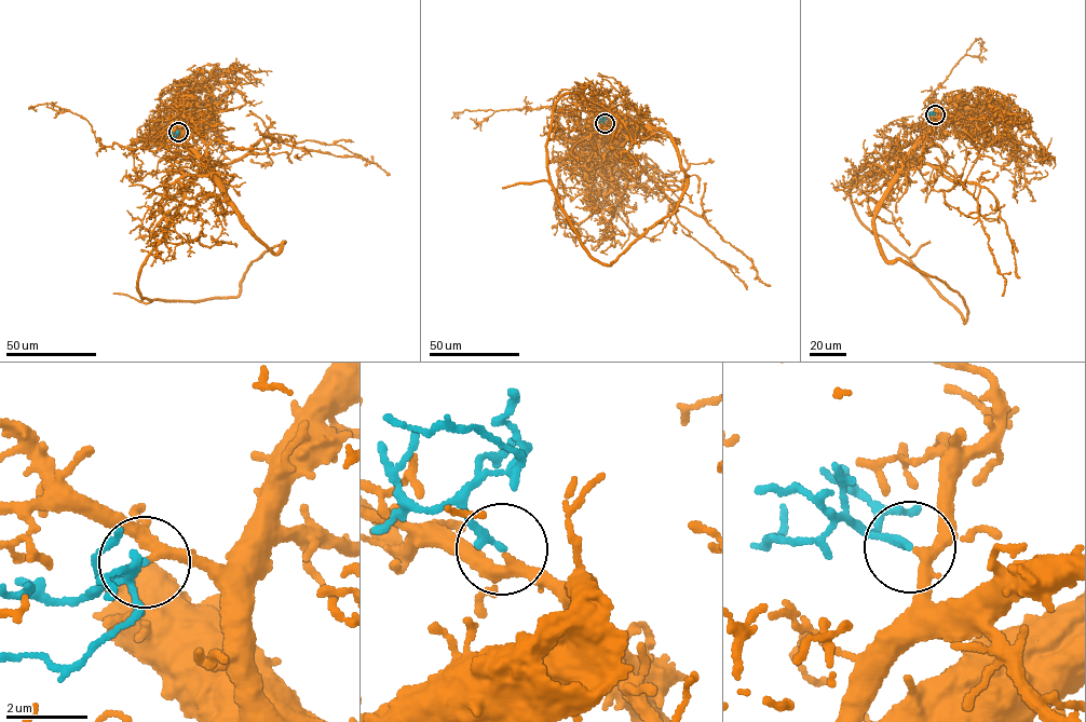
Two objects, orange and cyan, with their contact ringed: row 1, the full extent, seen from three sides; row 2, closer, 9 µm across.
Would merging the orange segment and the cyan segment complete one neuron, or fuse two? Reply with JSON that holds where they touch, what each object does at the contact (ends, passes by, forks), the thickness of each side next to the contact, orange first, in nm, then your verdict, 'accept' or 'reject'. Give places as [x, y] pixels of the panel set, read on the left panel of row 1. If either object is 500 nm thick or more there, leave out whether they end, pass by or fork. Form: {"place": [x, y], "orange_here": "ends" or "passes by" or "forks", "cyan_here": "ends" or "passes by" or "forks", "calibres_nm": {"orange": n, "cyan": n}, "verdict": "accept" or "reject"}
{"place": [178, 132], "orange_here": "forks", "cyan_here": "ends", "calibres_nm": {"orange": 200, "cyan": 200}, "verdict": "accept"}

